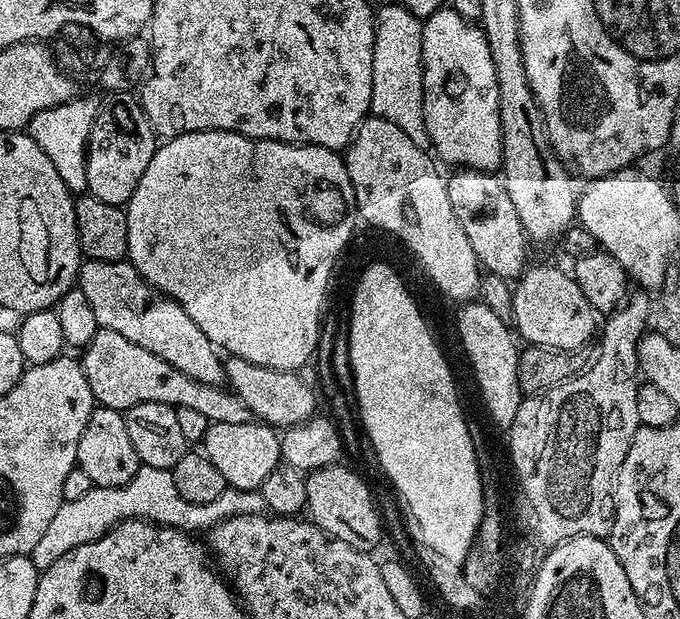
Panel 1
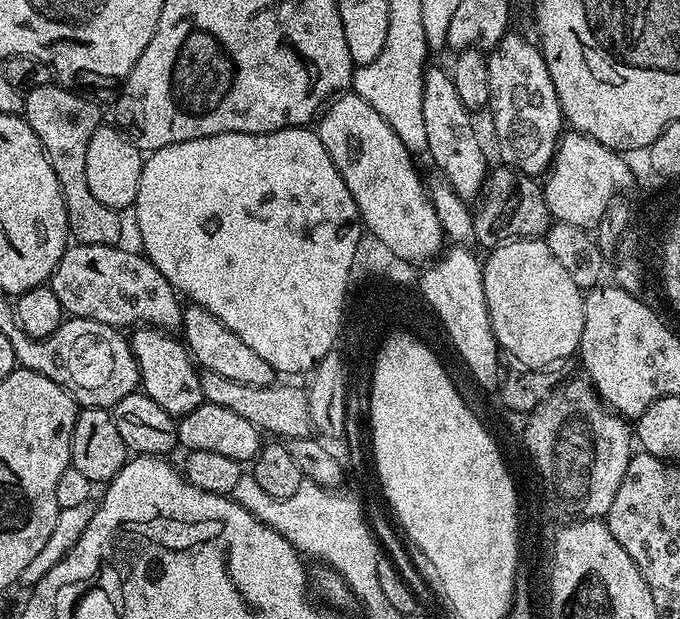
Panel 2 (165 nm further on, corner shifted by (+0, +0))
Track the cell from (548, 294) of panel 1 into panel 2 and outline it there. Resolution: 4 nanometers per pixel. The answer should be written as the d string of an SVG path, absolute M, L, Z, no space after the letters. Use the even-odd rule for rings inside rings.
M540 238L534 240L510 240L507 244L497 244L495 248L487 253L487 256L482 264L484 270L484 289L486 290L486 306L490 314L490 326L496 335L497 345L499 345L507 355L509 352L509 354L516 359L513 361L515 361L517 365L526 368L556 366L561 363L559 360L564 360L567 356L575 357L580 346L580 339L582 338L585 293L576 285L574 278L570 278L570 274L566 274L566 269L562 267L562 262L558 262L558 258L554 258L554 254L550 254L547 243Z

